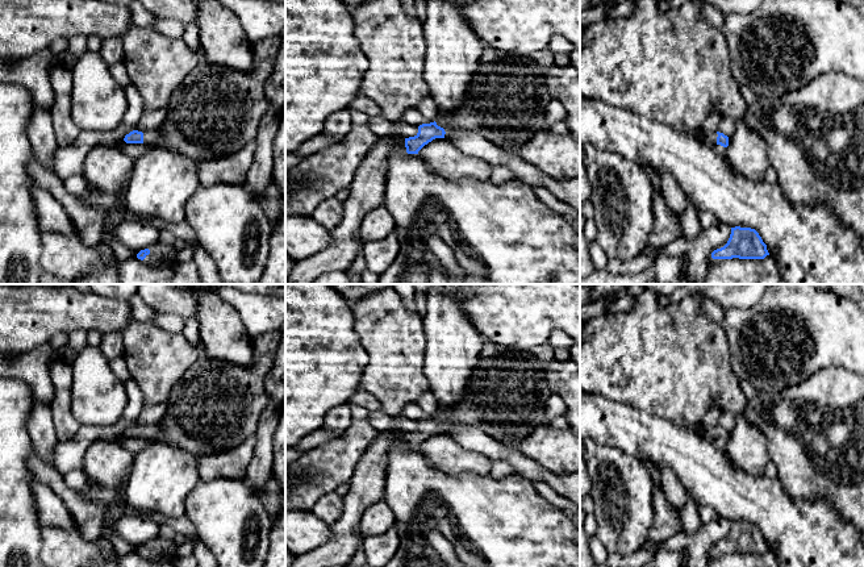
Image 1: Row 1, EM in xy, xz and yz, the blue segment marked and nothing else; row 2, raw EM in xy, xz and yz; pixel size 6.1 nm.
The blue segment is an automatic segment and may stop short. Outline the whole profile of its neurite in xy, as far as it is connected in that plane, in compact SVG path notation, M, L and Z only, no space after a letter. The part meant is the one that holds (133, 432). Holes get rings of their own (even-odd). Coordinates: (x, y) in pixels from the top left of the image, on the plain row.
M283 329L264 333L252 338L252 363L247 367L209 358L203 354L172 387L167 399L167 410L163 418L151 425L133 425L125 430L126 438L145 438L174 445L189 451L195 456L217 454L233 449L256 433L259 418L271 400L264 389L264 378L274 364Z

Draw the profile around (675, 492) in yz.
M663 468L660 472L661 488L669 500L669 503L680 510L680 508L688 501L688 493L680 484L676 474L672 470Z

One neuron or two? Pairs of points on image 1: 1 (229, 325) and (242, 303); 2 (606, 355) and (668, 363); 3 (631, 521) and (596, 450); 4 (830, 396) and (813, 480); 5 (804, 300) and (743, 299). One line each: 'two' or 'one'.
1: two
2: one
3: one
4: one
5: two

